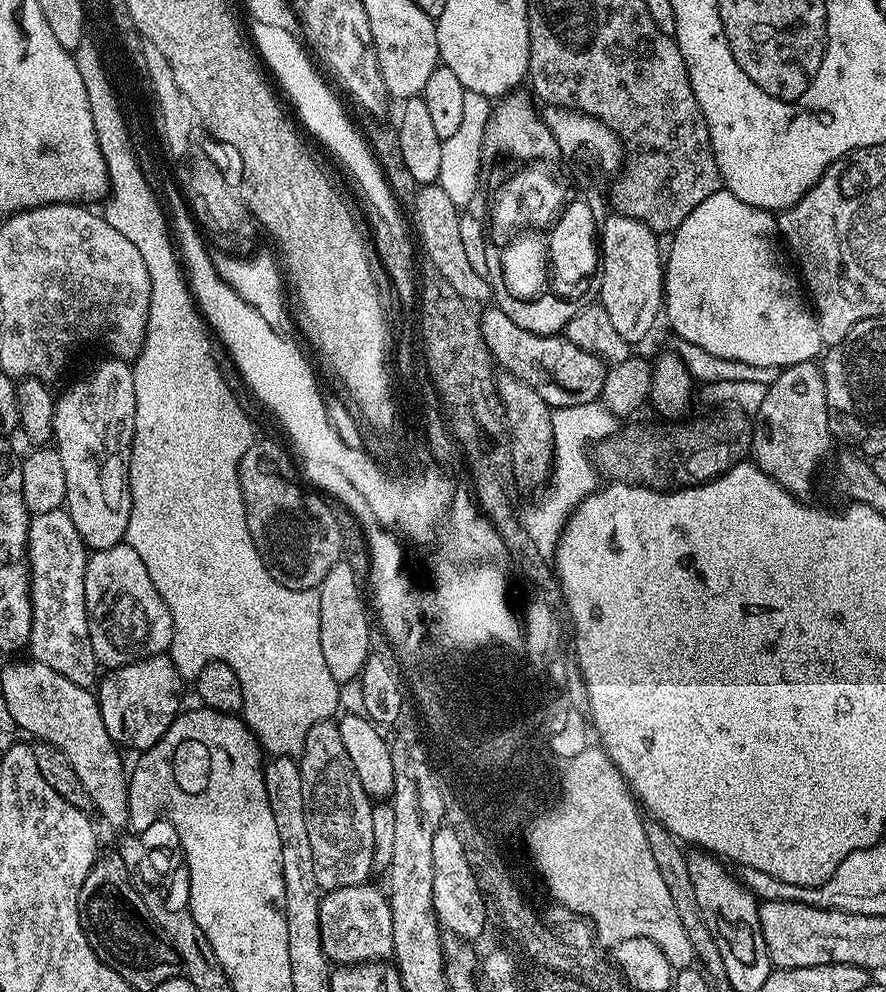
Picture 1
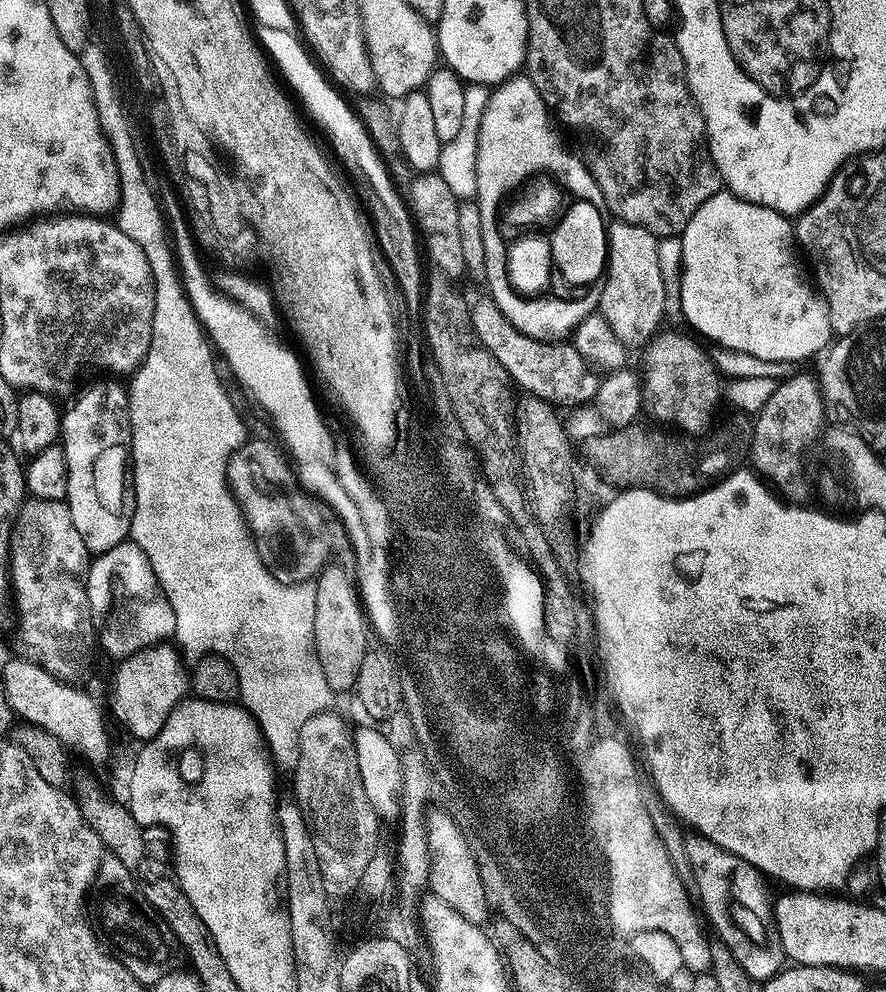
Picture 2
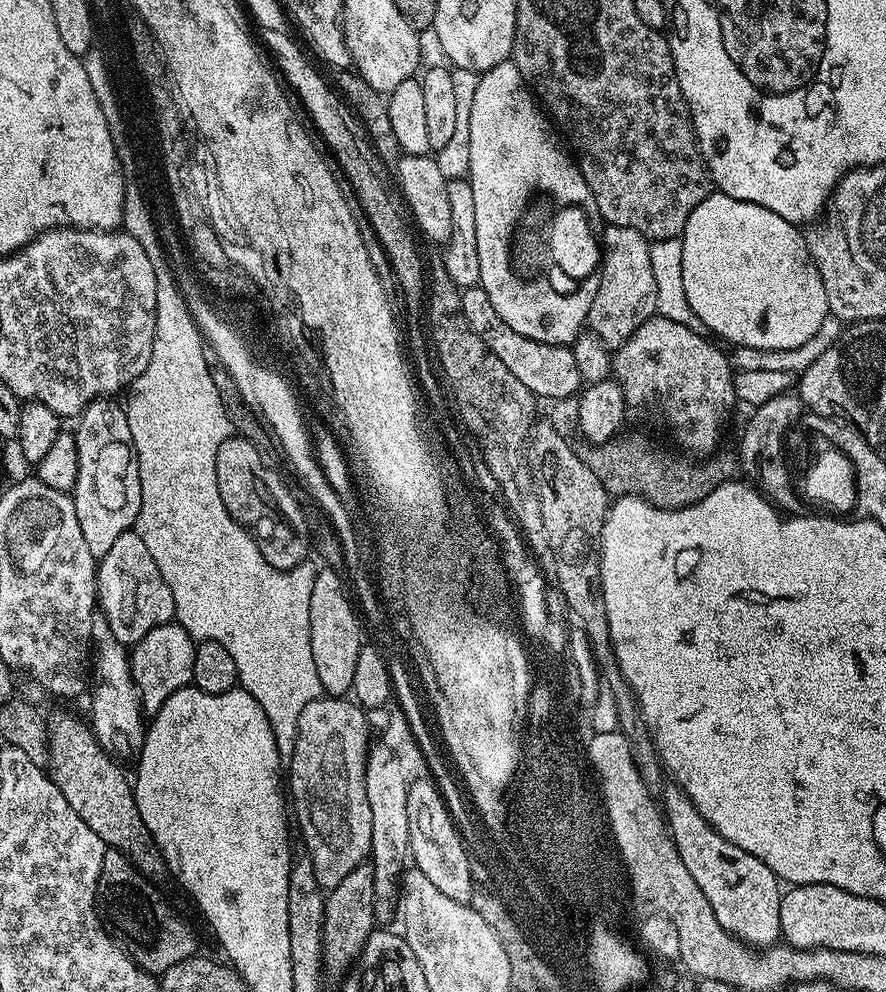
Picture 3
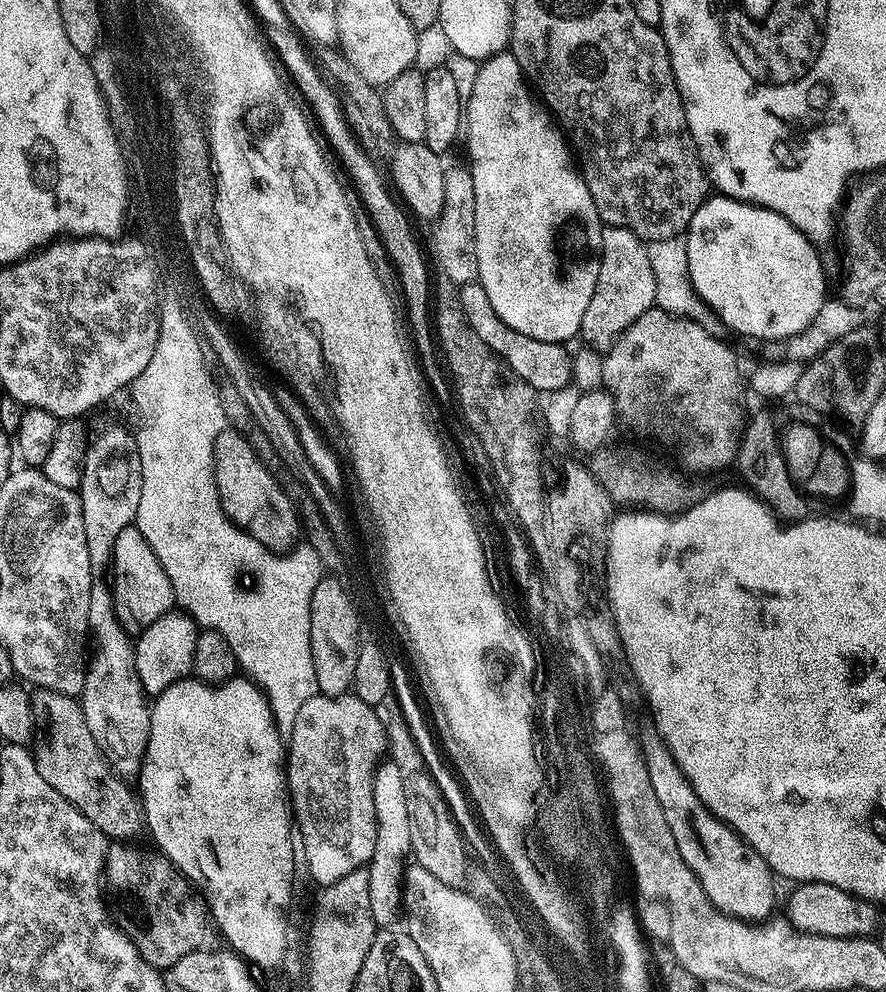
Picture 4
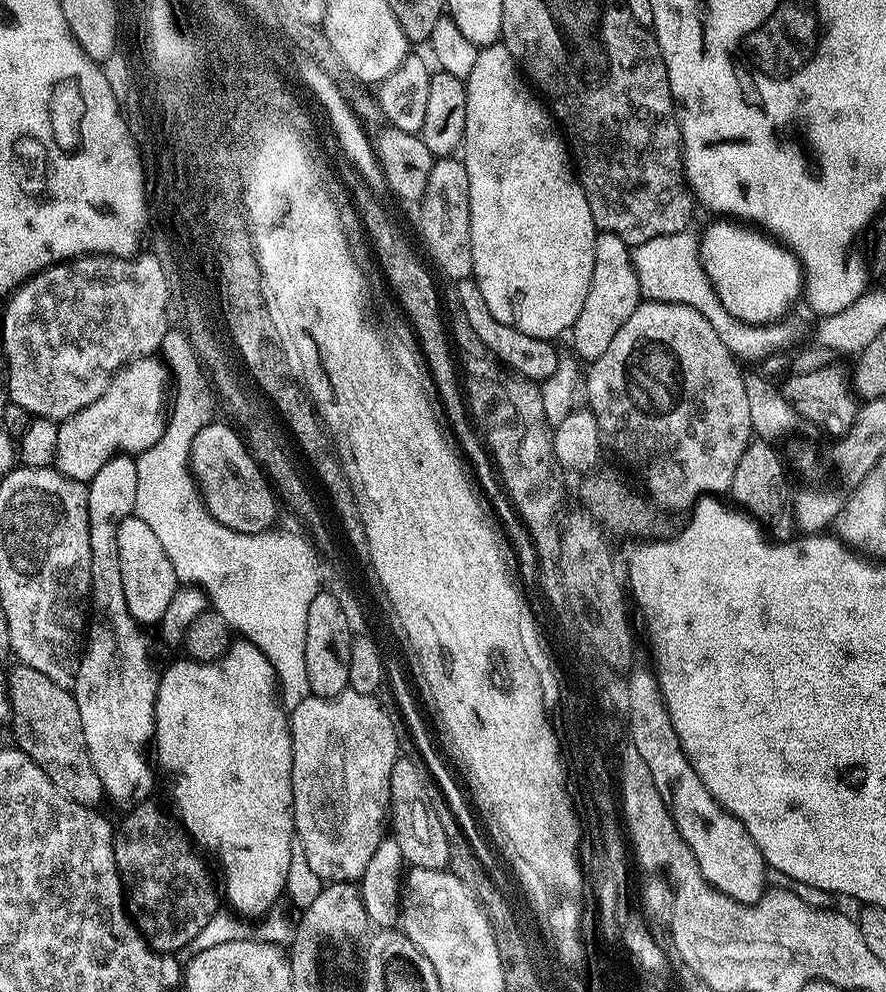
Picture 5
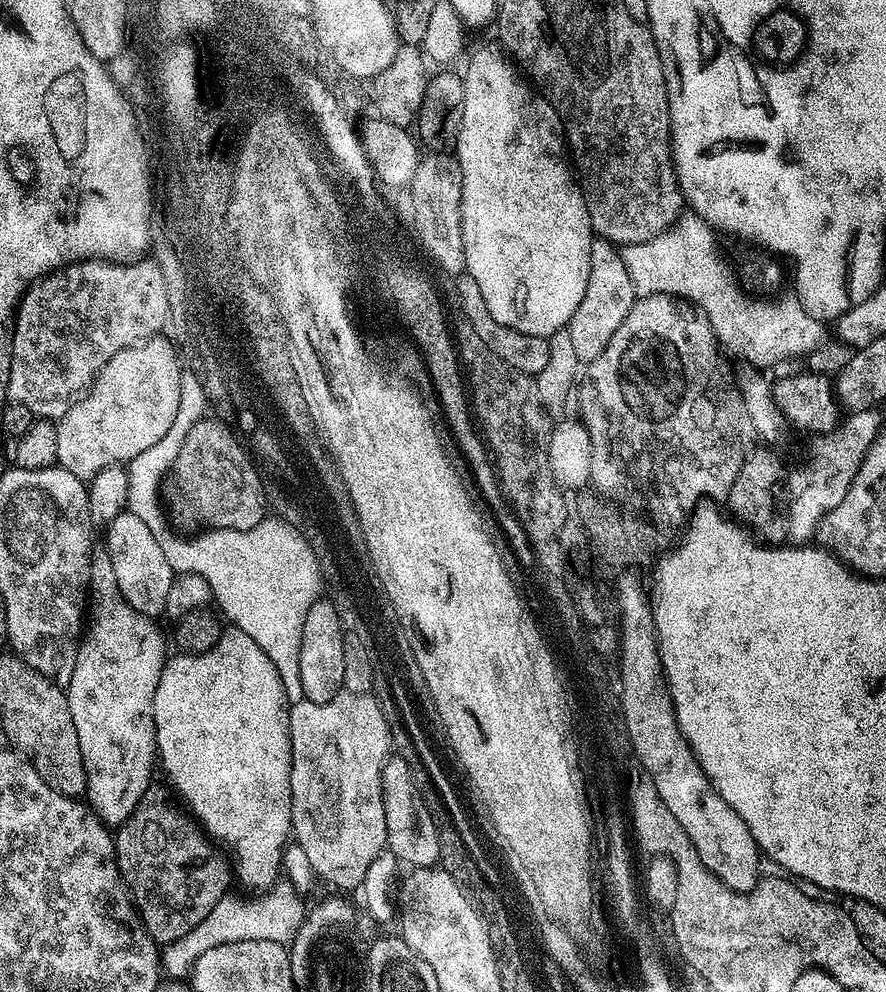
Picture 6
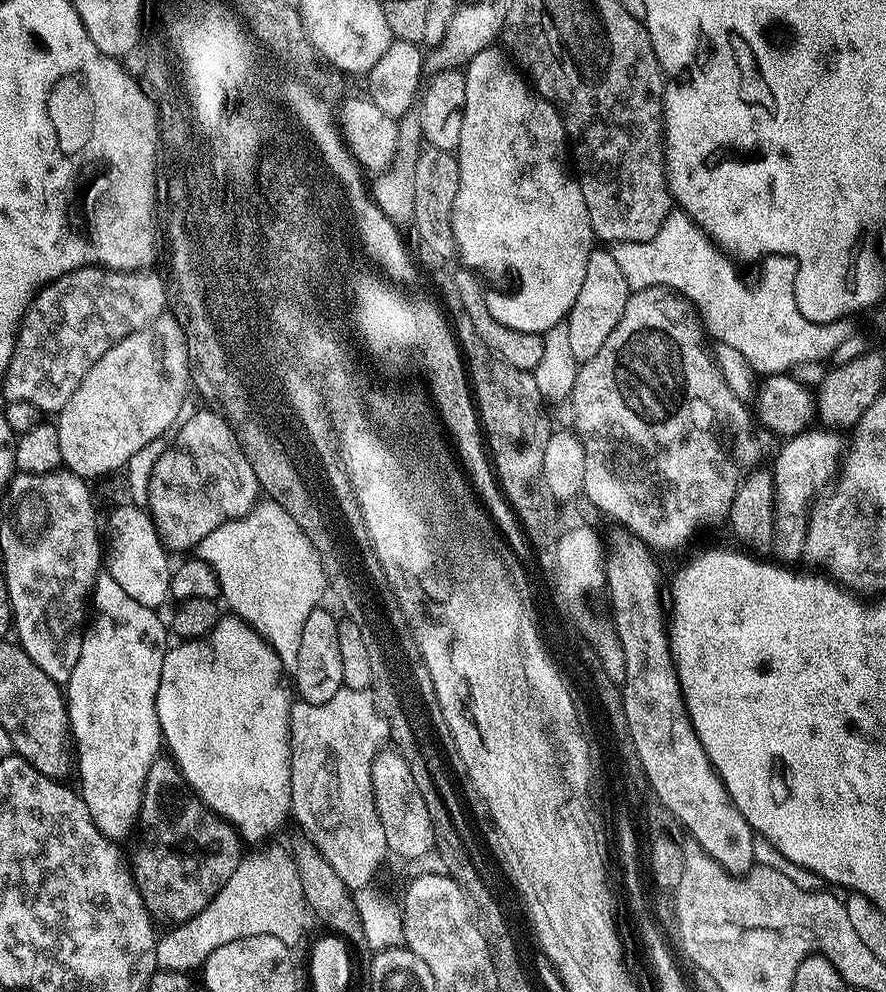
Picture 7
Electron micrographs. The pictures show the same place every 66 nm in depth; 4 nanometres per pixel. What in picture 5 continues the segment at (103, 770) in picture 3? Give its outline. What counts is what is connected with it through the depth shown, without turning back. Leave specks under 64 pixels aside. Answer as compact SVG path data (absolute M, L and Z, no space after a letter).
M17 663L15 667L6 672L8 696L12 699L10 725L16 735L15 747L23 750L66 798L87 808L96 808L102 793L86 750L75 695L30 666Z

